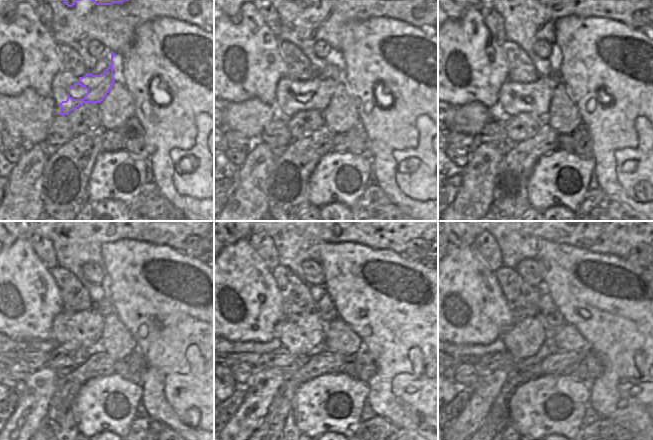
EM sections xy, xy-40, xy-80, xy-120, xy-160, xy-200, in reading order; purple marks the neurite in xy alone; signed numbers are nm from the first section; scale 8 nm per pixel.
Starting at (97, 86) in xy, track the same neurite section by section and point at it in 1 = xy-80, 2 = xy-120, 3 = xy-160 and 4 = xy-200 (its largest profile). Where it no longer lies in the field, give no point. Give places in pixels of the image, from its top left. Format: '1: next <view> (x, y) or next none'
1: next xy-80 (535, 97)
2: next xy-120 (85, 328)
3: next xy-160 (306, 332)
4: next xy-200 (525, 338)

